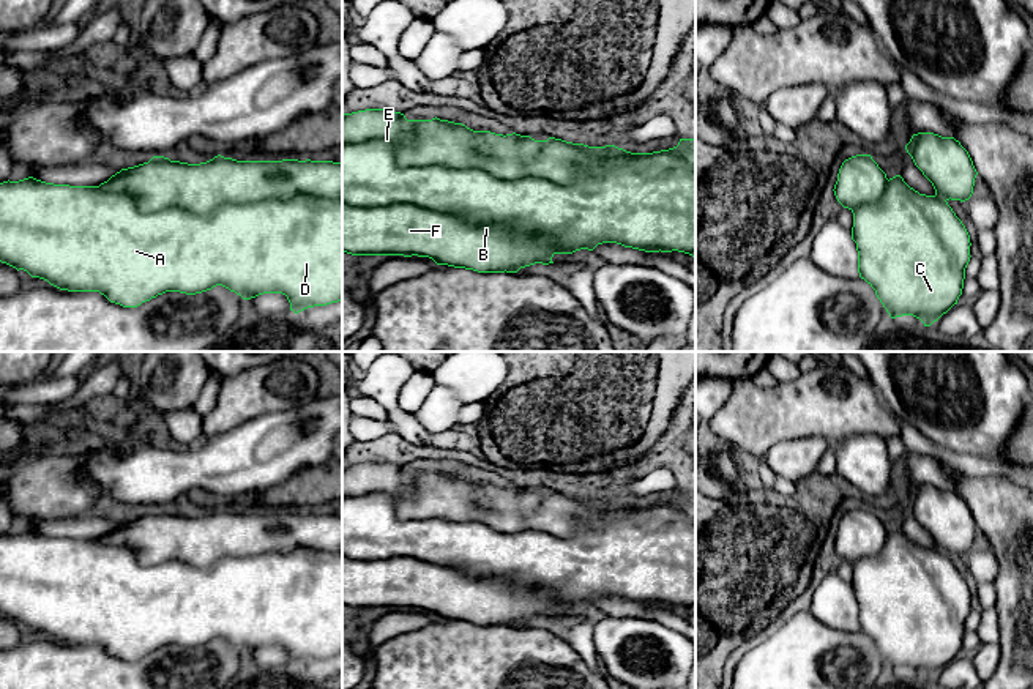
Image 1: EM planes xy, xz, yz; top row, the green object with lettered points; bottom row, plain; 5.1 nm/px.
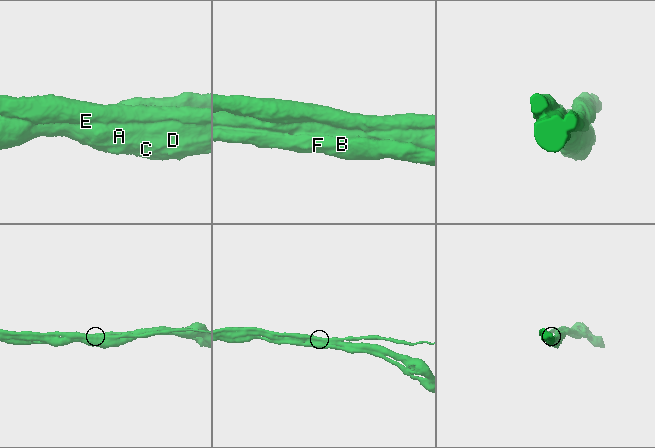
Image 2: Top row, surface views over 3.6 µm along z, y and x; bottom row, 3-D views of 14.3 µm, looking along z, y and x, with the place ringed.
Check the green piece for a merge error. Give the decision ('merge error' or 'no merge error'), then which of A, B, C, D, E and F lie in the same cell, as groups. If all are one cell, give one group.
no merge error | A B C D E F

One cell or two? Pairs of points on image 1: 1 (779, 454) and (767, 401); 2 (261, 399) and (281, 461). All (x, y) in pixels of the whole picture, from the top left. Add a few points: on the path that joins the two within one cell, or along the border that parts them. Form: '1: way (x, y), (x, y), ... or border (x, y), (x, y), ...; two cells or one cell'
1: border (812, 435), (779, 440), (762, 458); two cells
2: border (300, 399), (284, 409), (253, 417), (232, 429); two cells

